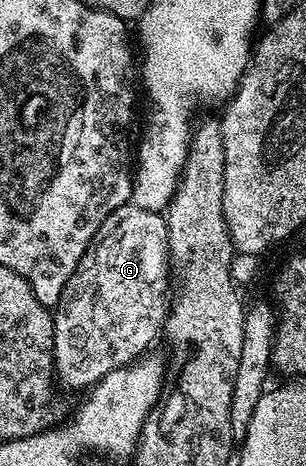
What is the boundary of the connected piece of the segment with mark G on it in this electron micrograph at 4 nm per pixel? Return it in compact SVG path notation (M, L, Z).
M128 203L117 207L117 211L113 211L107 216L105 223L101 223L97 235L89 243L85 255L81 255L81 263L77 263L77 271L73 271L73 275L69 275L69 283L65 283L65 291L61 291L61 299L57 306L57 312L54 314L55 346L51 353L55 356L53 373L57 378L58 384L60 381L67 389L90 390L91 386L98 385L100 379L105 375L109 375L109 371L117 371L123 365L129 365L131 362L138 360L150 350L147 348L149 348L155 340L160 340L163 324L167 321L169 294L173 289L170 260L169 243L167 242L167 219L163 213L150 213L141 207L137 207L134 203Z

